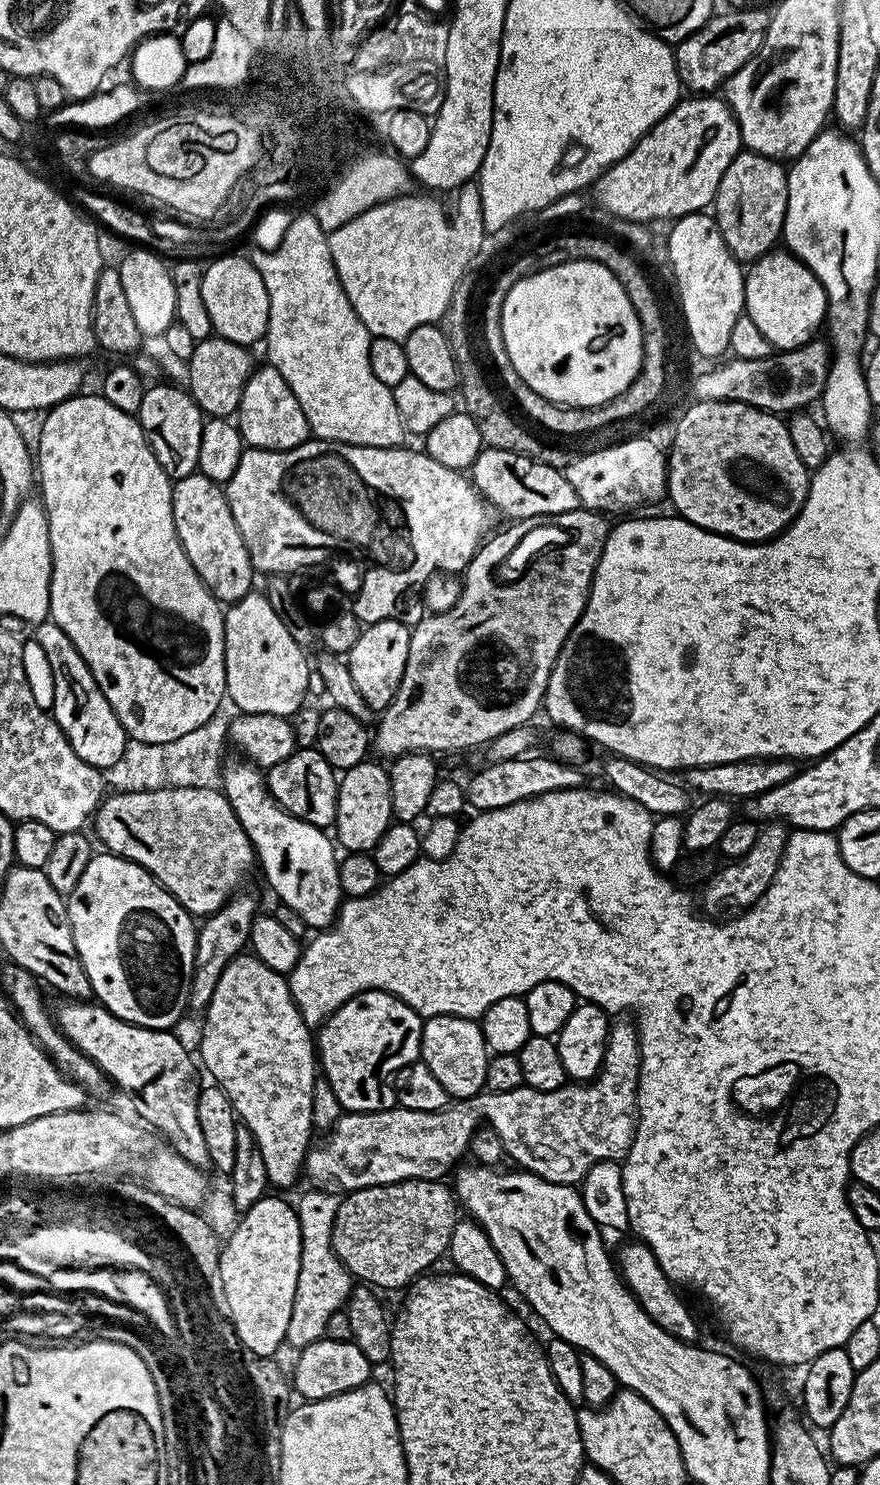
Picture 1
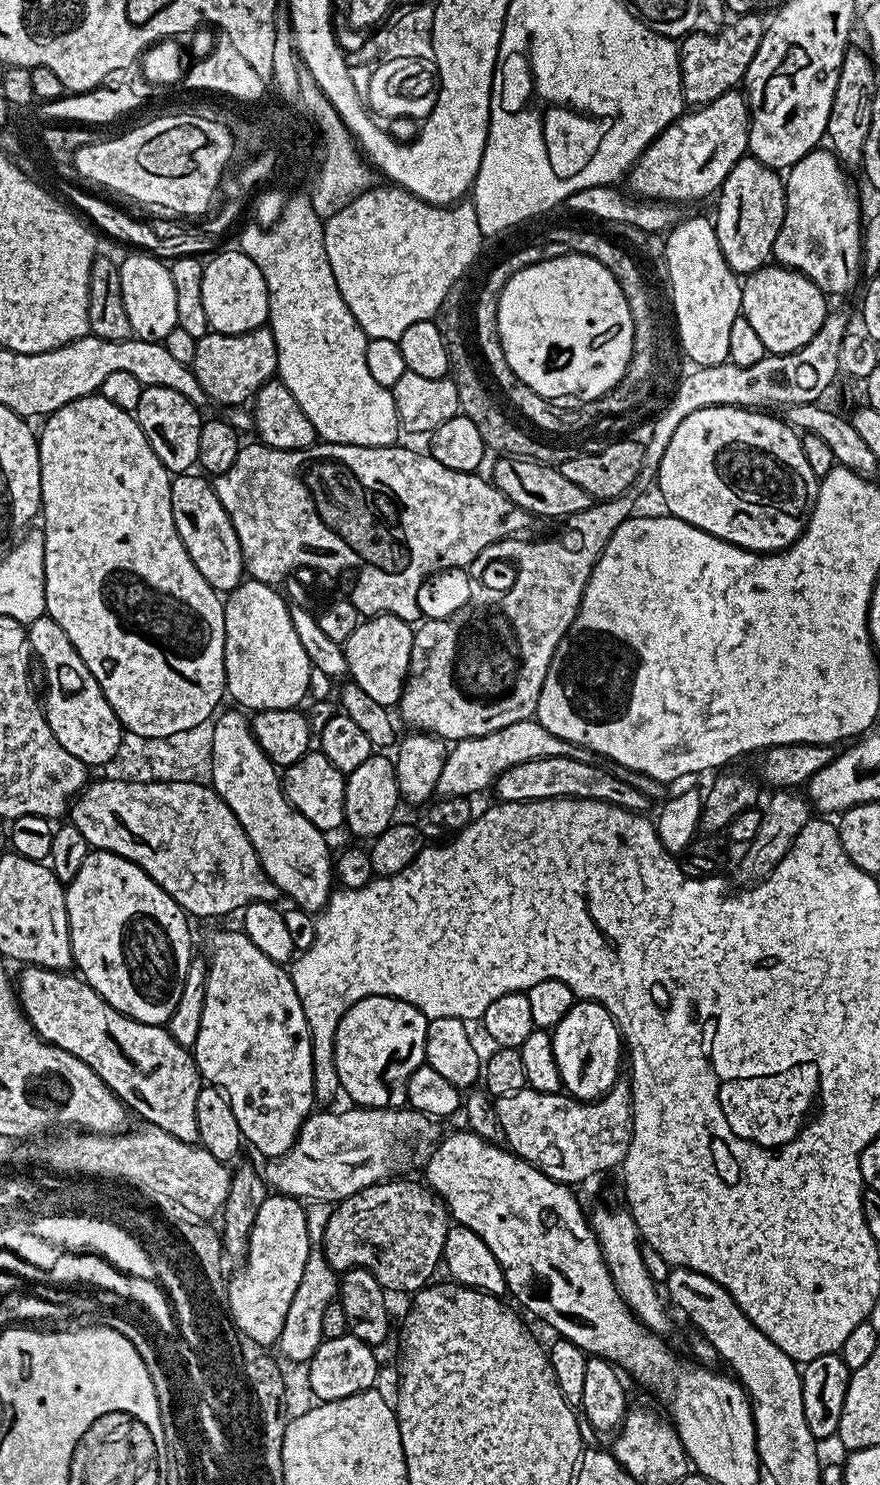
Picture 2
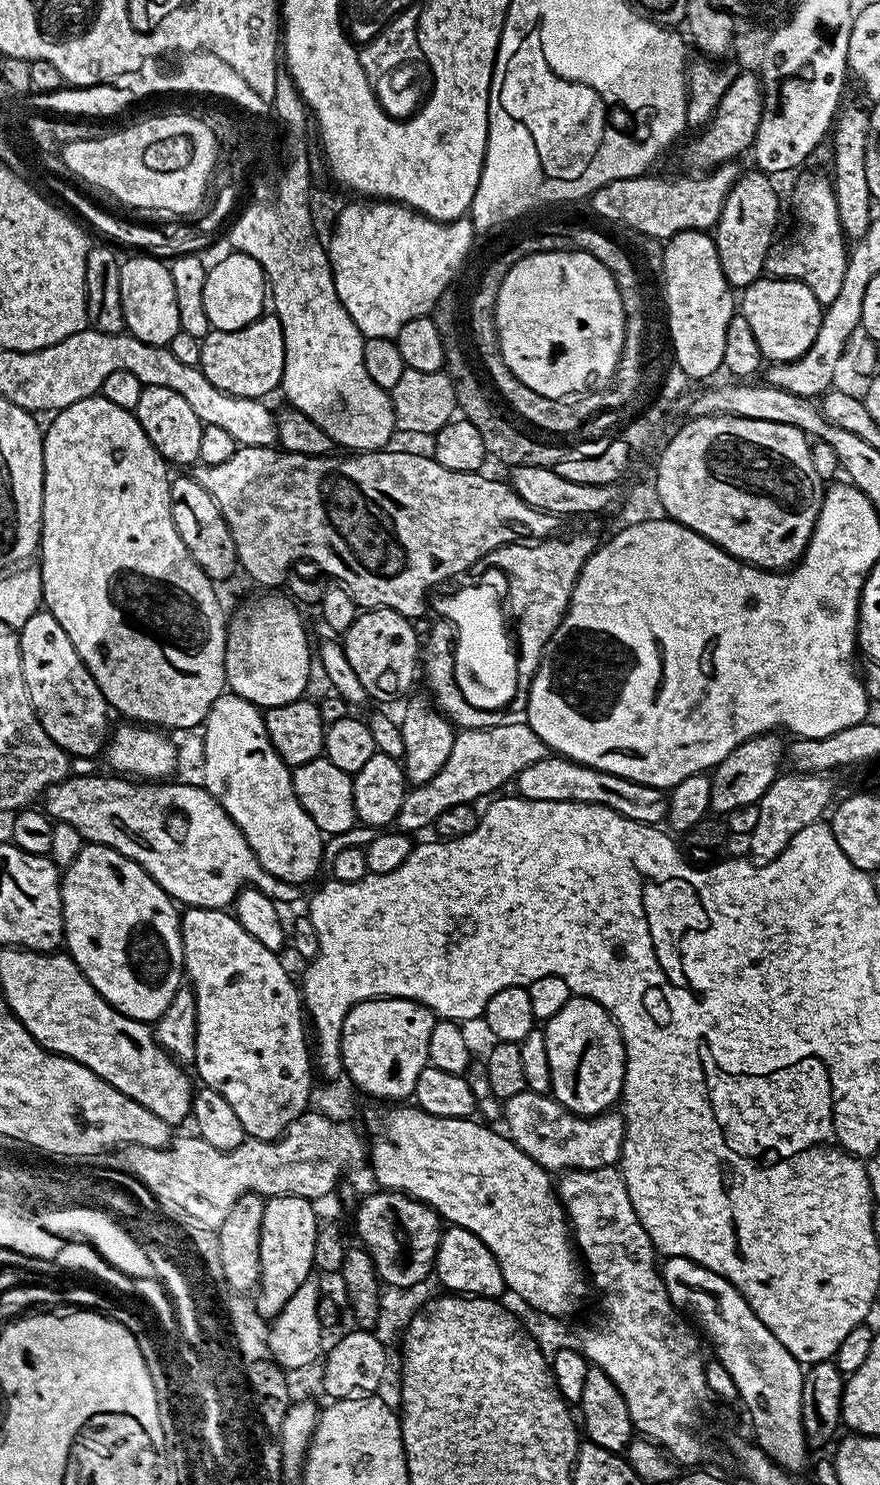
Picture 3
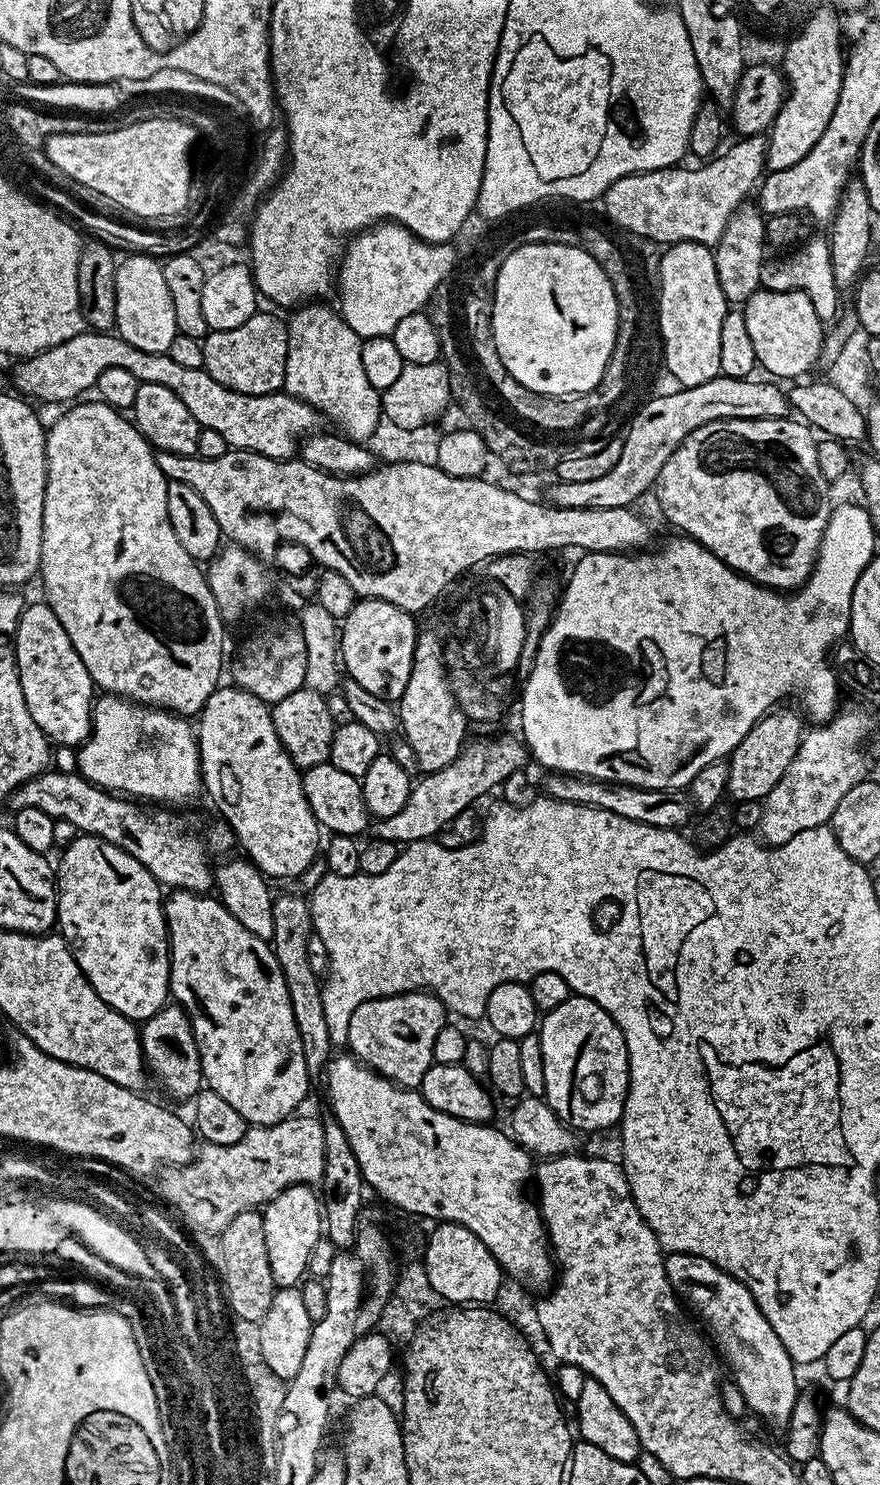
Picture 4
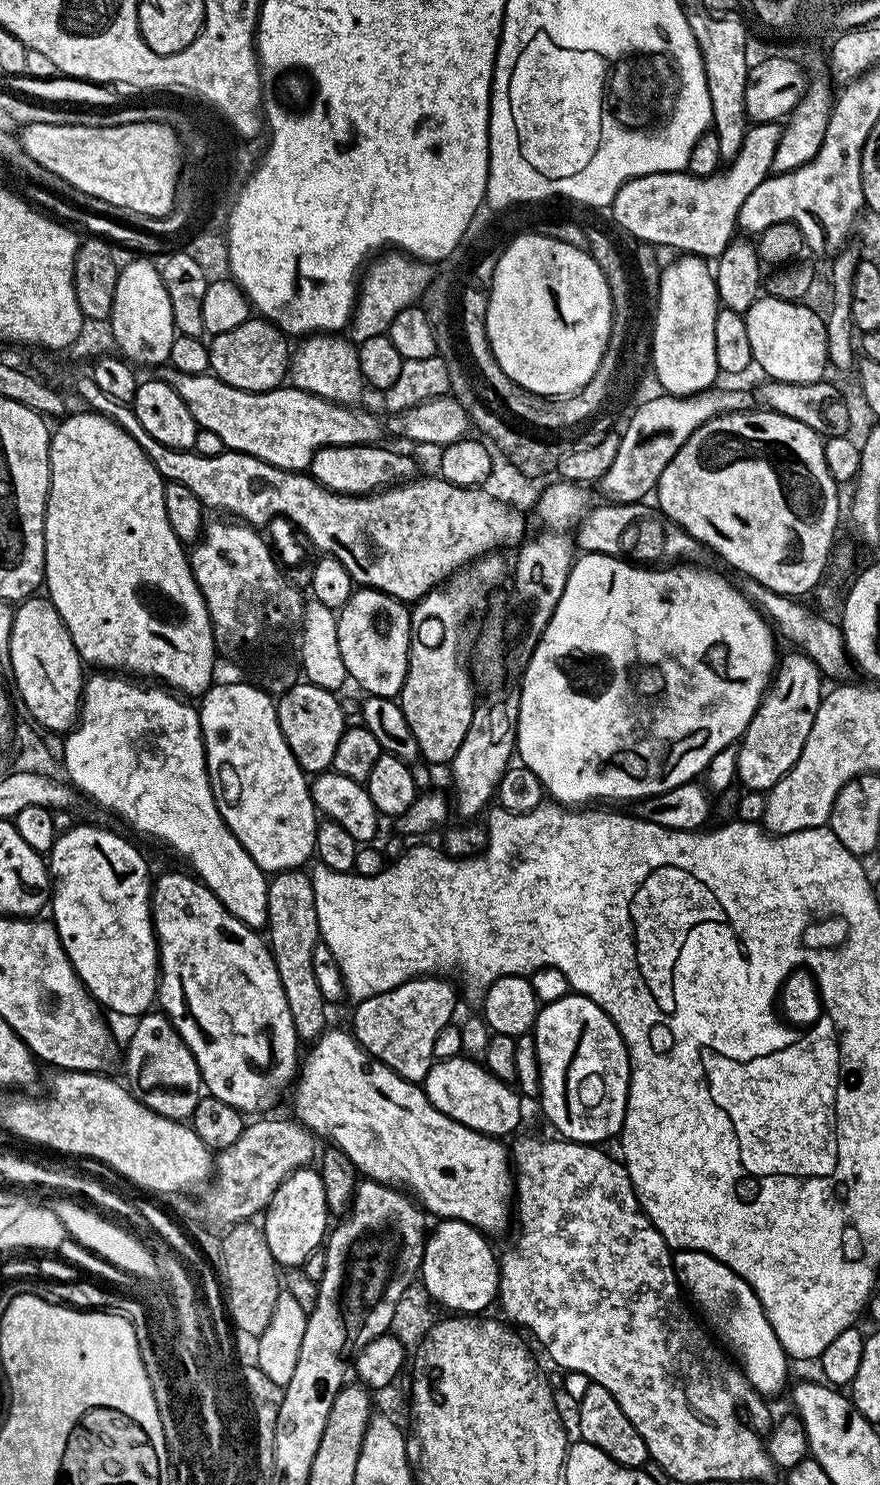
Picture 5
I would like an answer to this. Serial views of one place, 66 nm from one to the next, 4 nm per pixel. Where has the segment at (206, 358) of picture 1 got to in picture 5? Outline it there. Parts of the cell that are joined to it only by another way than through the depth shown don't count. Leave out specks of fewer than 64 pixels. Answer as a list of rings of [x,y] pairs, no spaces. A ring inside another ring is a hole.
[[[249,318],[242,326],[234,326],[234,330],[226,330],[226,334],[218,334],[207,341],[210,354],[210,372],[226,386],[234,386],[238,390],[251,392],[269,392],[281,387],[290,372],[290,343],[289,337],[281,332],[276,325],[263,318]]]

